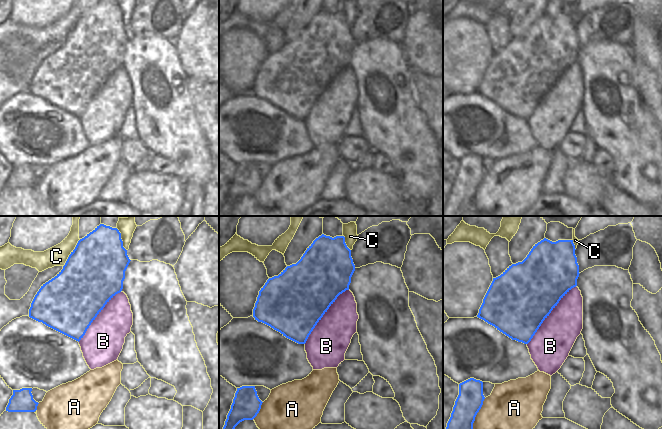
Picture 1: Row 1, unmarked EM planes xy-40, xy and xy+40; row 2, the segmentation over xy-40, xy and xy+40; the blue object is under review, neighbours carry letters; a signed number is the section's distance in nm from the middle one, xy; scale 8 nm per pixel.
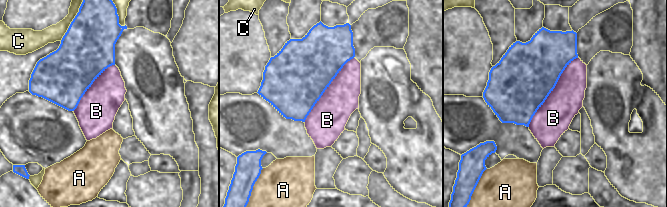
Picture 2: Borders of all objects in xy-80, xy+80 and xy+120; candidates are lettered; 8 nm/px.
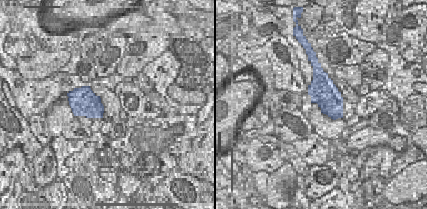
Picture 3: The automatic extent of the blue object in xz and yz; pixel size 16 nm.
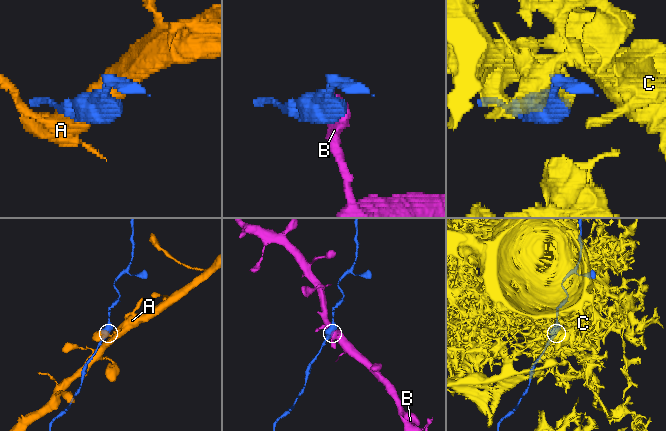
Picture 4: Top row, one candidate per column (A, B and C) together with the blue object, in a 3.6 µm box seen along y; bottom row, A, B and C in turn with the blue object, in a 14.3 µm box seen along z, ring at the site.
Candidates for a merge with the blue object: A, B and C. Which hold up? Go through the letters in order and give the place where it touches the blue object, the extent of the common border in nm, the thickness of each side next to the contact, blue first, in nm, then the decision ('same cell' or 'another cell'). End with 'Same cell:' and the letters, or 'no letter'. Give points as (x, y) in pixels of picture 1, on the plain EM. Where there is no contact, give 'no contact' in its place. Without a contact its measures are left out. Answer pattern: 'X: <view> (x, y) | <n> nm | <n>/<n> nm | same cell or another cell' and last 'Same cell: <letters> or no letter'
A: xy+40 (476, 190) | 280 nm | 200/440 nm | another cell
B: xy+40 (549, 89) | 600 nm | 500/320 nm | another cell
C: xy-40 (71, 29) | 260 nm | 480/160 nm | another cell
Same cell: no letter

